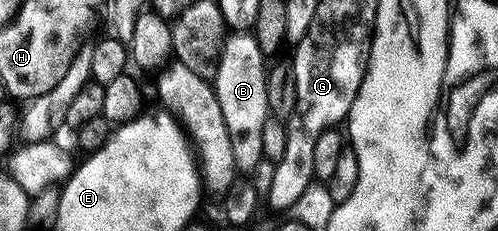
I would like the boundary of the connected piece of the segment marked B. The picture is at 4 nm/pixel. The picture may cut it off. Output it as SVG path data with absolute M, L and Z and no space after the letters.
M250 34L229 35L216 62L214 87L218 106L222 106L222 118L226 118L226 131L230 134L230 146L234 149L234 162L244 174L251 173L252 168L264 160L262 126L266 126L270 118L266 102L267 77L266 57L255 38Z

